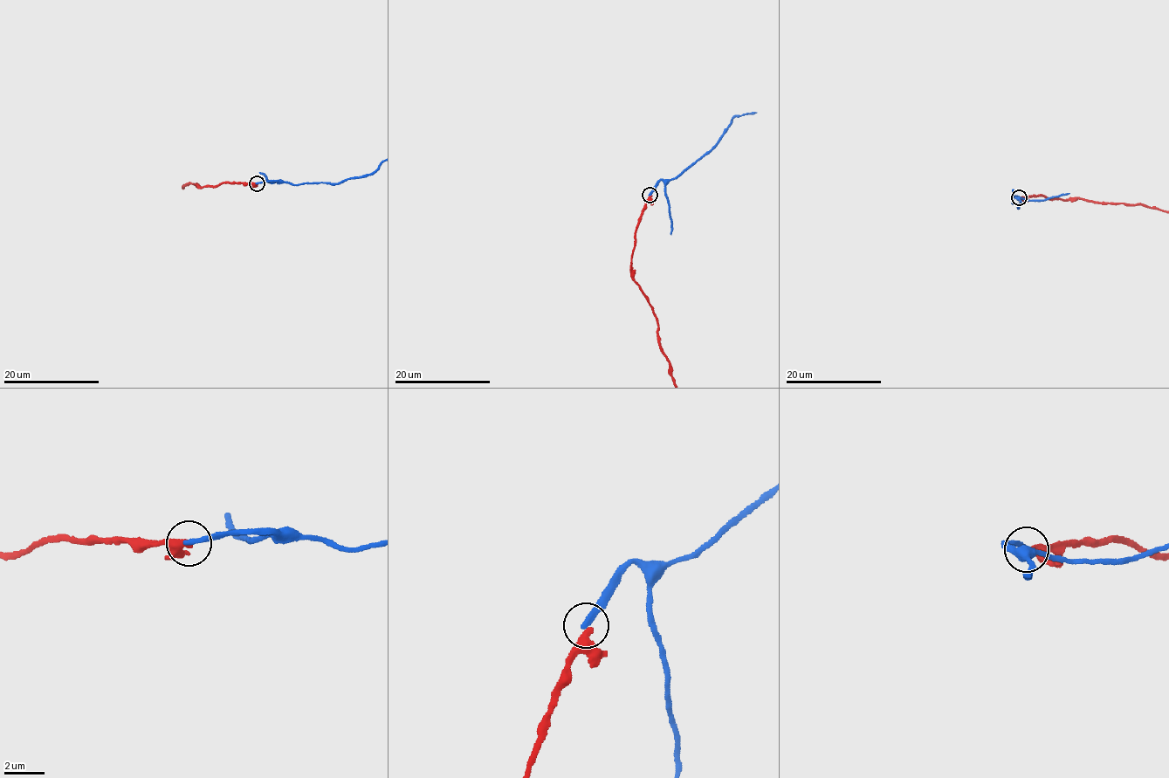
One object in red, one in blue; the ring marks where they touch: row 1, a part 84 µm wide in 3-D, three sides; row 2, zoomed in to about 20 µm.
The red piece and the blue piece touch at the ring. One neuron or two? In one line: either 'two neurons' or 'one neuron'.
two neurons

